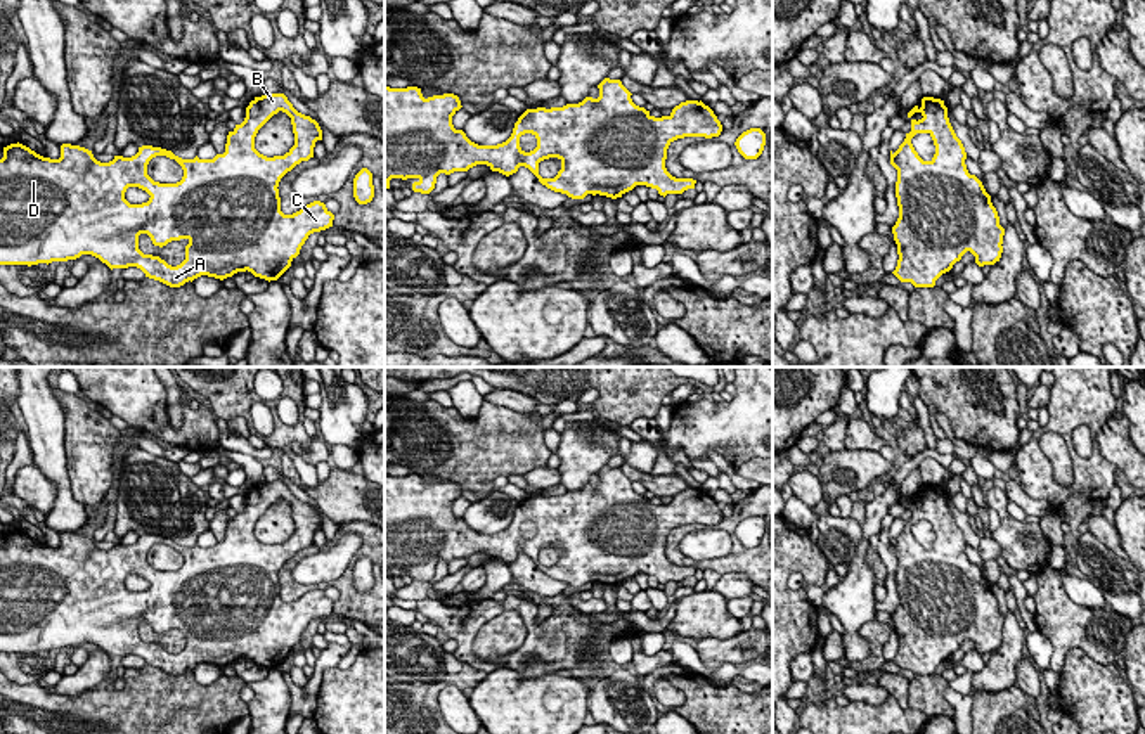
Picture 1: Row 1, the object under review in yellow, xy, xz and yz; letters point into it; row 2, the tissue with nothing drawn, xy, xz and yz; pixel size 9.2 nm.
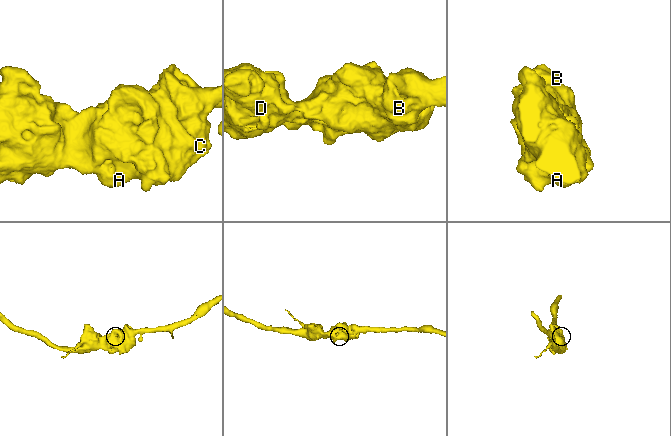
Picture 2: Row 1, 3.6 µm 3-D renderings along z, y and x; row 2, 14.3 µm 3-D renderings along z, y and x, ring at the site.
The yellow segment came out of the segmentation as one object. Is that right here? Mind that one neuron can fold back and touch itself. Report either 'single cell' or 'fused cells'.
single cell

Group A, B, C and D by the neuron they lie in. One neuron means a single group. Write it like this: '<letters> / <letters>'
A B C D

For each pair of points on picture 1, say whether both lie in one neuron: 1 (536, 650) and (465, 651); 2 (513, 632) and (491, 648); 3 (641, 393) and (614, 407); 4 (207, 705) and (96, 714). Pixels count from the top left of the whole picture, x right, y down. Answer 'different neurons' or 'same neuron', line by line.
1: same neuron
2: same neuron
3: same neuron
4: same neuron

